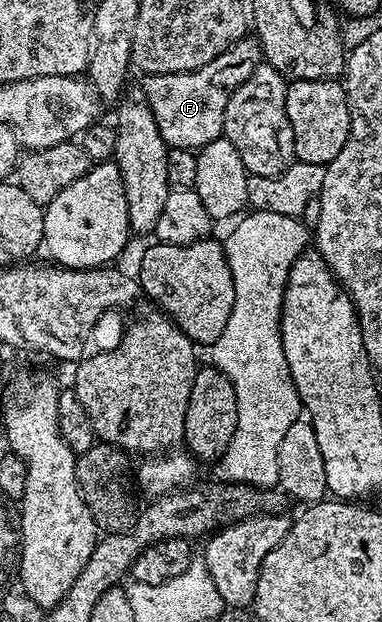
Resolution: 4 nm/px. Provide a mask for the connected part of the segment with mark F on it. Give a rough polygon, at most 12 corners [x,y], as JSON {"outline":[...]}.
{"outline":[[244,37],[201,69],[147,75],[168,148],[220,138],[229,97],[259,67]]}

